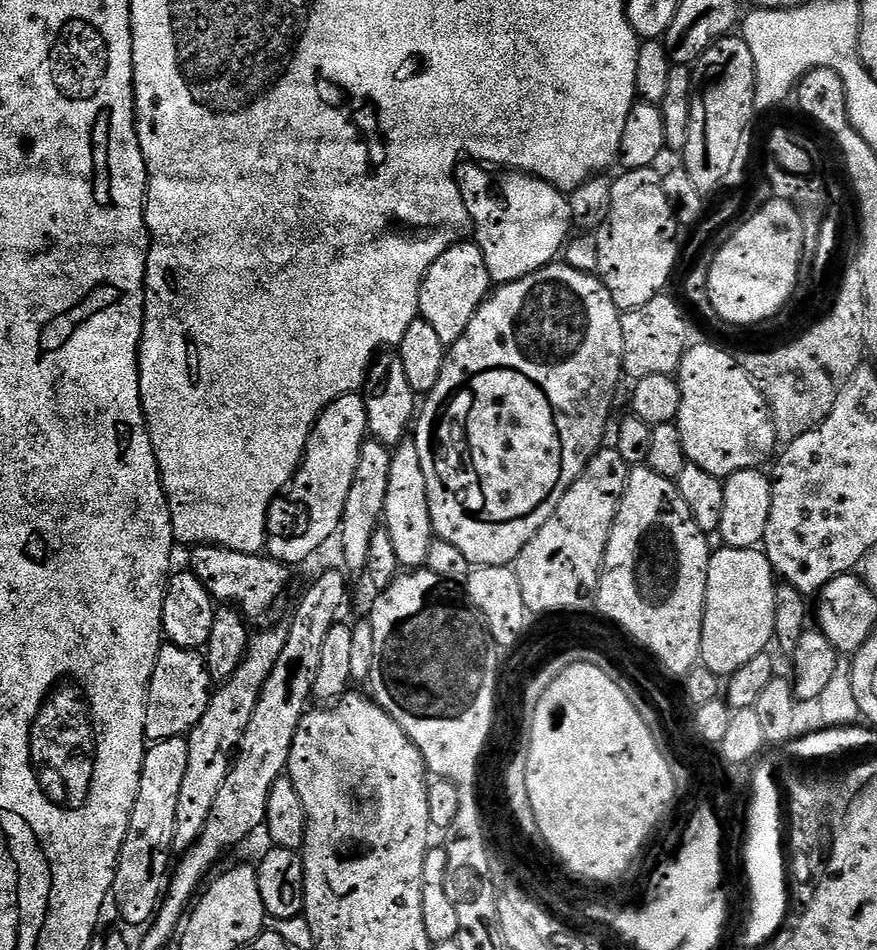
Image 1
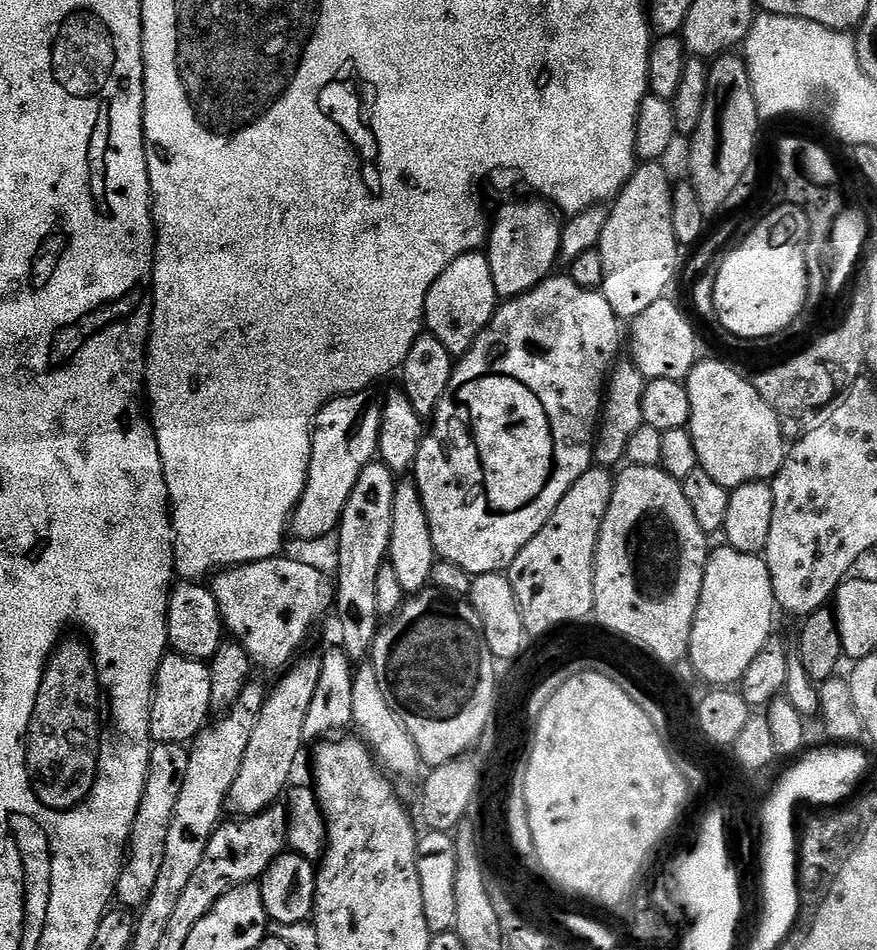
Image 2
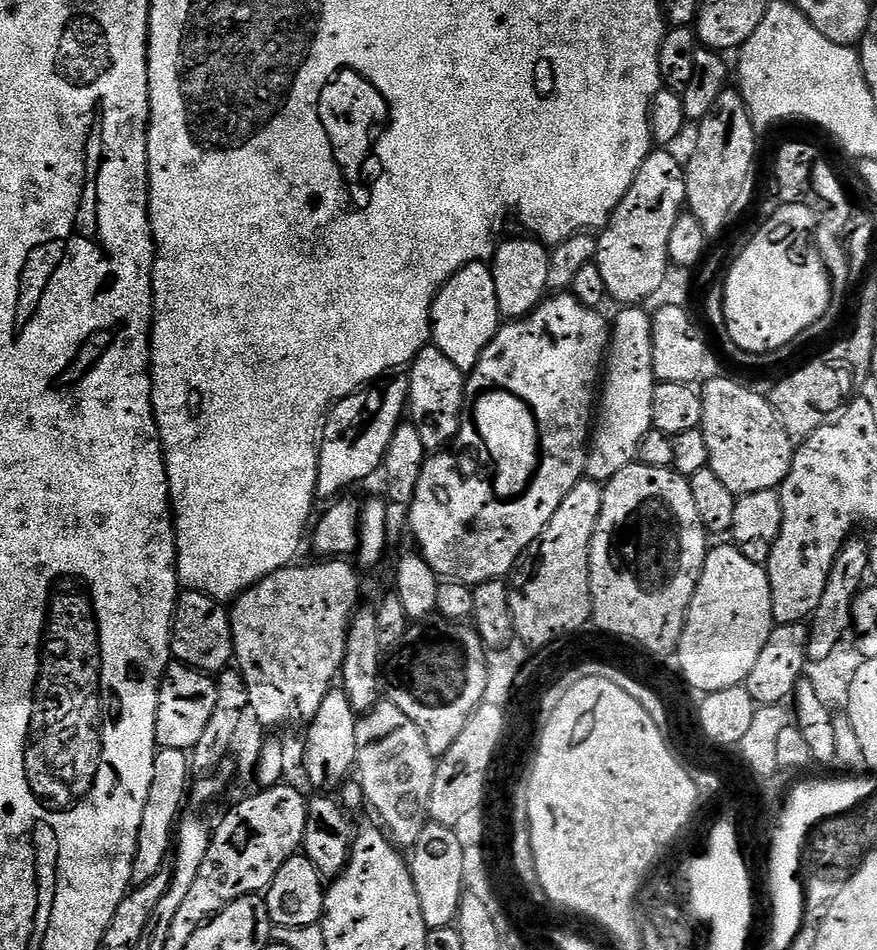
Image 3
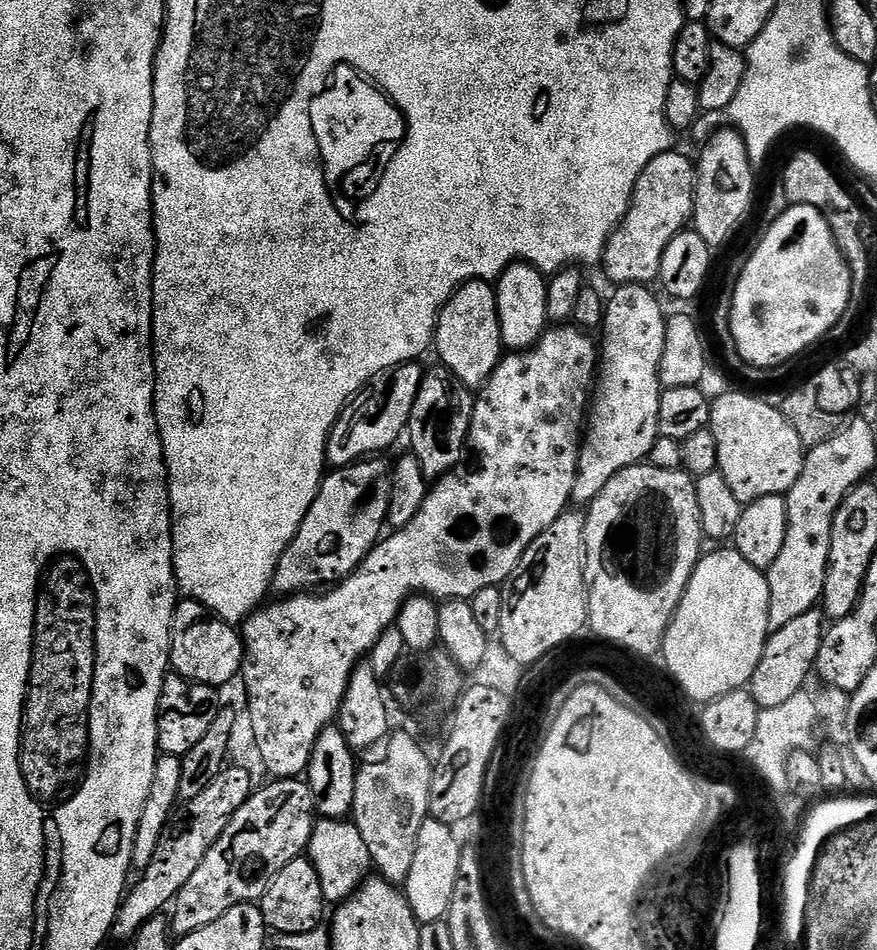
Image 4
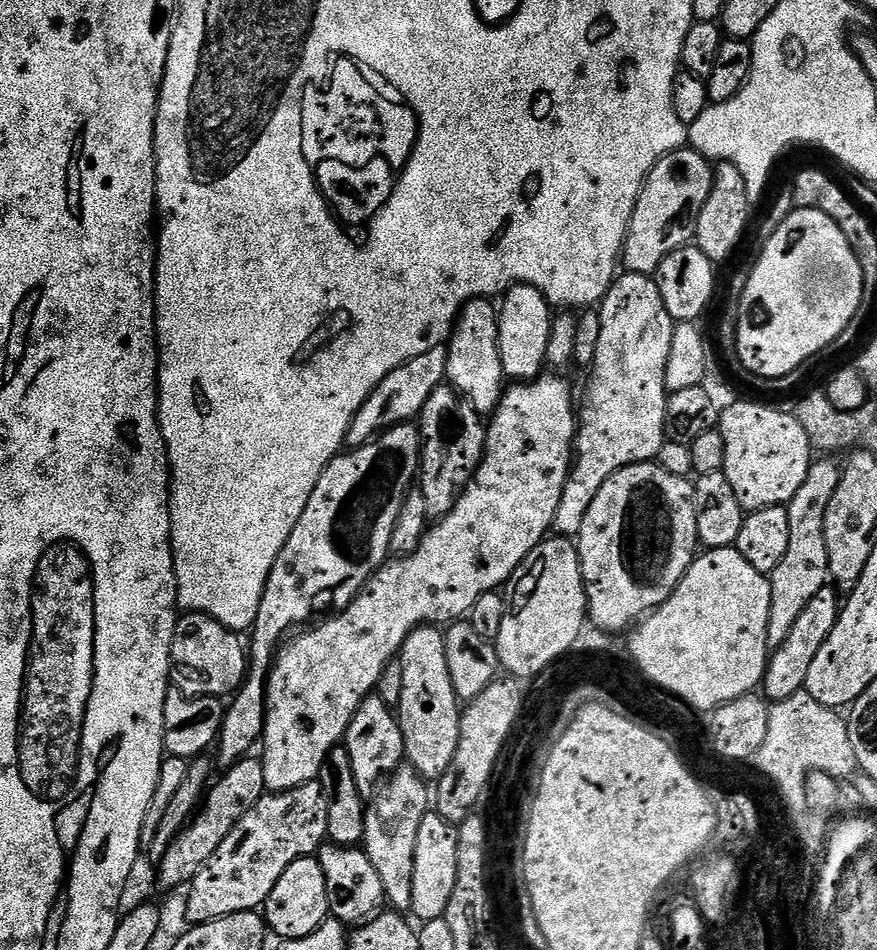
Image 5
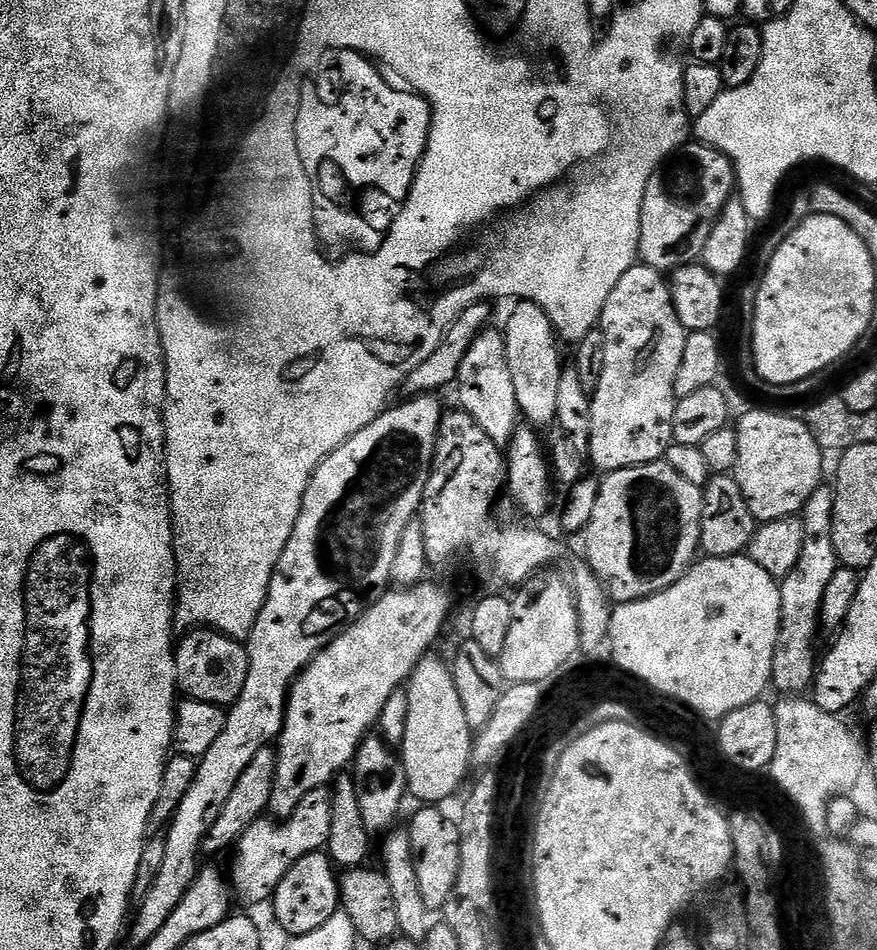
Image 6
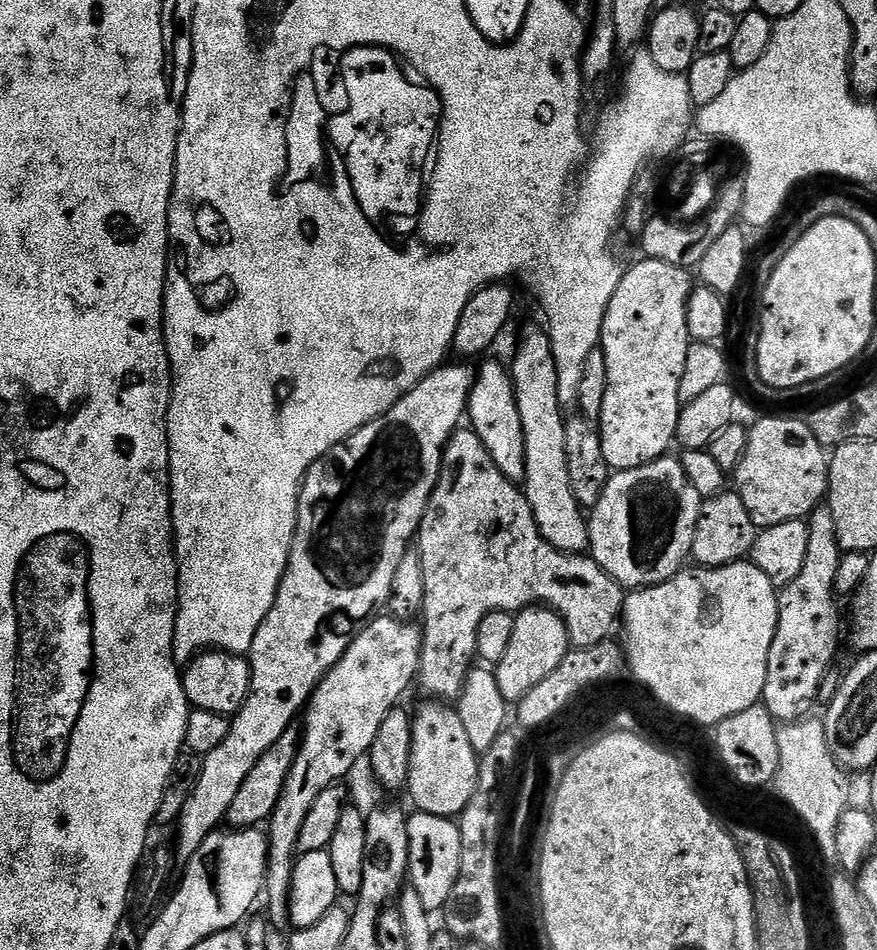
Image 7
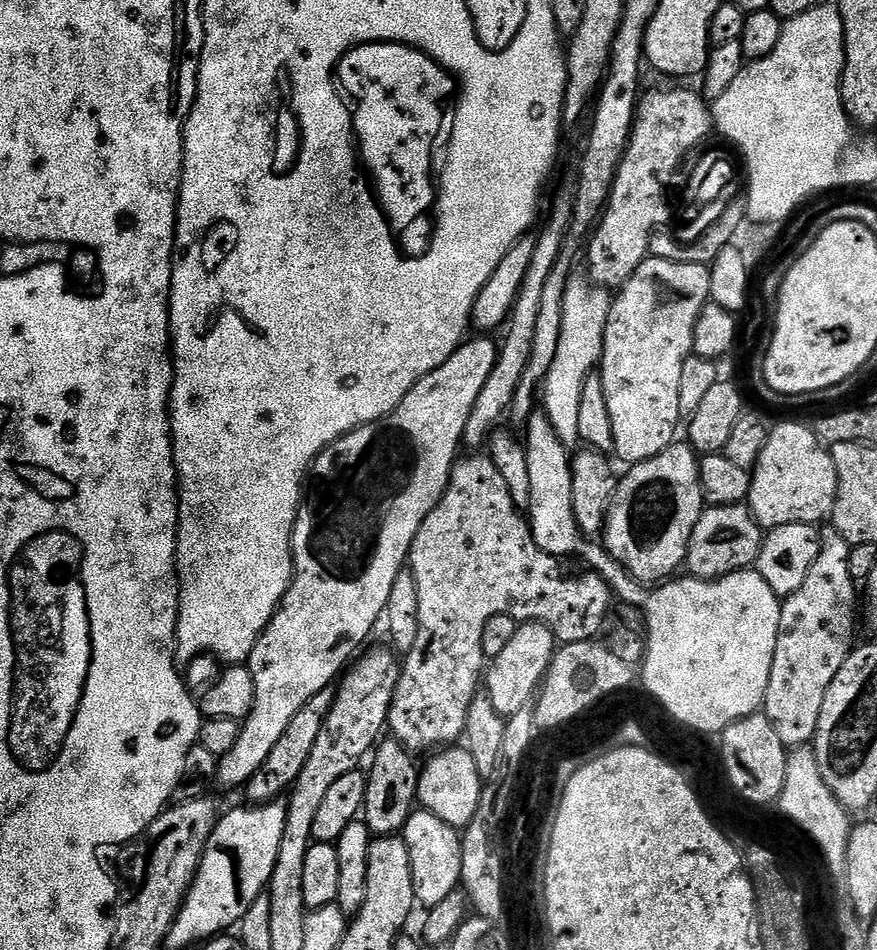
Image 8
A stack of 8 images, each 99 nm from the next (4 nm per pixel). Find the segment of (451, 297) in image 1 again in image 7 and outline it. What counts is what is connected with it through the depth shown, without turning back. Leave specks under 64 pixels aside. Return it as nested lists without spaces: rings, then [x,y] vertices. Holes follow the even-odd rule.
[[[487,360],[476,368],[476,380],[468,394],[466,416],[469,421],[472,419],[470,427],[478,434],[478,438],[482,438],[482,446],[490,450],[494,466],[498,466],[508,480],[520,482],[526,474],[526,439],[523,437],[522,417],[516,405],[512,373],[498,361]]]

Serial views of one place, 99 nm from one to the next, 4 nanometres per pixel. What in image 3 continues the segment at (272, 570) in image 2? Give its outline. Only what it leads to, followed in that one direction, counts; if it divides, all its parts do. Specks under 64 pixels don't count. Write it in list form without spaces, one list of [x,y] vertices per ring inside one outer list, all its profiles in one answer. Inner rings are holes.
[[[328,558],[316,563],[320,564],[278,570],[241,592],[230,604],[234,664],[246,682],[251,715],[256,715],[257,722],[264,728],[284,728],[287,724],[307,726],[318,712],[322,698],[337,683],[344,664],[348,623],[361,603],[361,573],[355,567],[352,569],[344,558]]]

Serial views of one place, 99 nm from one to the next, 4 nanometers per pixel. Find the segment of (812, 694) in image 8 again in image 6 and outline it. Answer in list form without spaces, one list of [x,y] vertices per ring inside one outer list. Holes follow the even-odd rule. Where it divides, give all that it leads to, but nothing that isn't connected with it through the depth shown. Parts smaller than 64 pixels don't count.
[[[821,486],[810,494],[806,502],[804,511],[799,513],[802,522],[802,542],[801,553],[798,554],[796,565],[790,574],[786,574],[779,581],[780,586],[780,633],[776,643],[776,653],[772,659],[772,683],[773,689],[777,688],[780,694],[804,694],[813,687],[816,679],[816,669],[818,667],[818,652],[816,656],[816,631],[821,631],[820,623],[820,602],[822,593],[826,590],[826,585],[830,578],[834,578],[838,567],[834,543],[831,538],[831,524],[834,520],[833,489],[828,486]]]

